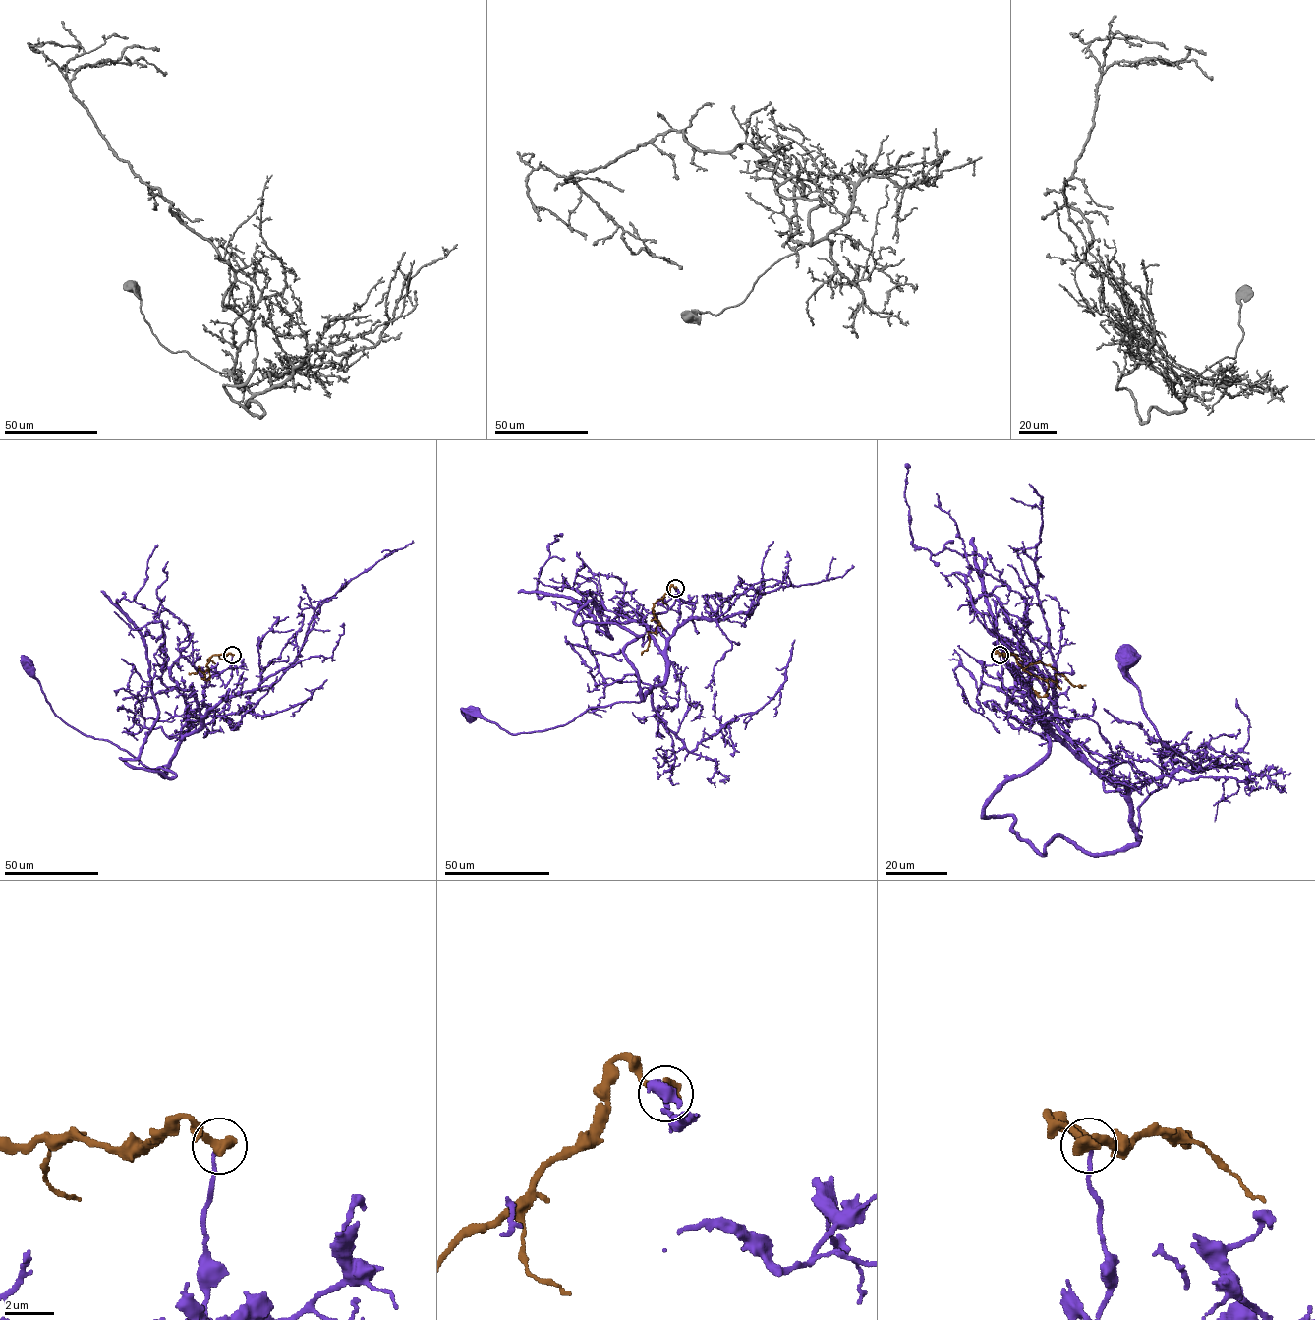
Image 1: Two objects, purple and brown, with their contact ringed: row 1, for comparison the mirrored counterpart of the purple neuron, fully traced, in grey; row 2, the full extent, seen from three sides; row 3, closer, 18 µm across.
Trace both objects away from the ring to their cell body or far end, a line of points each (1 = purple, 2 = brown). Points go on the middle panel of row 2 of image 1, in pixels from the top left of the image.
1: (675, 588), (656, 621), (666, 676), (639, 702), (516, 734), (471, 713)
2: (675, 588), (671, 585), (655, 602), (652, 609), (657, 623), (657, 629), (649, 632), (650, 642), (642, 655)

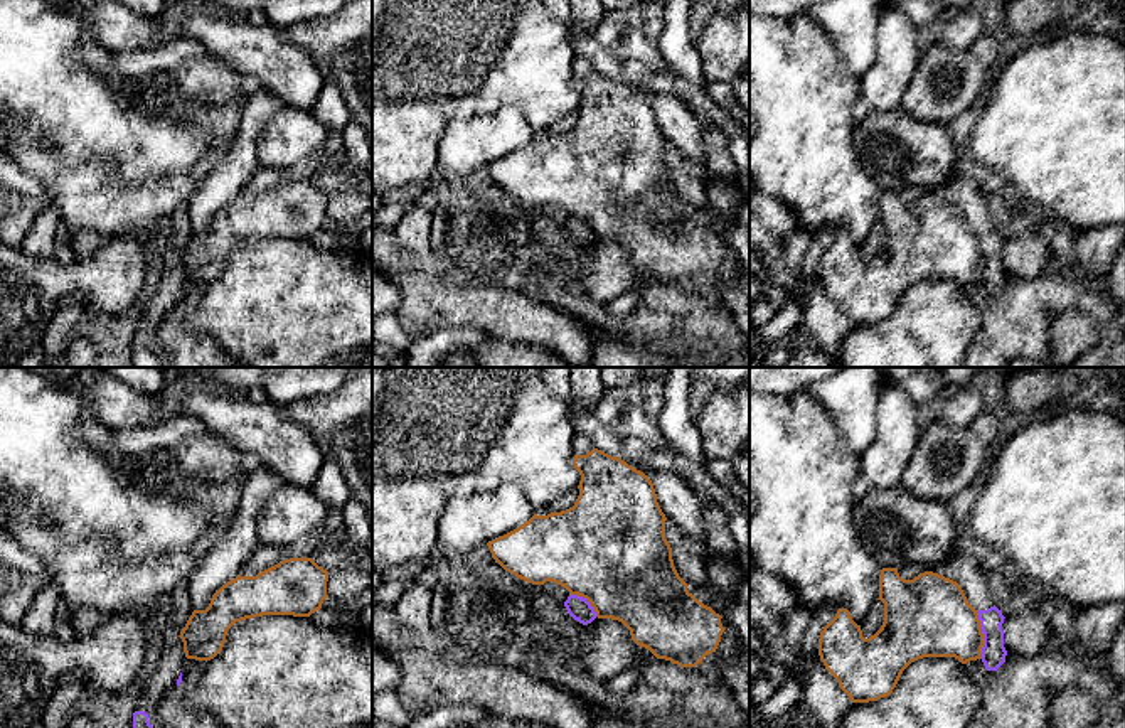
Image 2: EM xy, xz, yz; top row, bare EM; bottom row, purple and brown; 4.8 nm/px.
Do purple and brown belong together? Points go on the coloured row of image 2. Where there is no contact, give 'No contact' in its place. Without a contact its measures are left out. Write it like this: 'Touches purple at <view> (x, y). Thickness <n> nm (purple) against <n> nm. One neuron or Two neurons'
Touches purple at yz (982, 632). Thickness 120 nm (purple) against 360 nm. Two neurons

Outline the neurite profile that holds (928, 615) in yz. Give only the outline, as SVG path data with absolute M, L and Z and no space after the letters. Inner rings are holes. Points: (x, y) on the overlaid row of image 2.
M882 568L877 600L884 603L884 622L869 639L862 637L861 625L847 608L837 610L818 639L820 661L852 703L889 696L903 671L918 659L955 657L962 664L982 659L984 634L978 613L957 581L933 571L904 580L898 568Z

